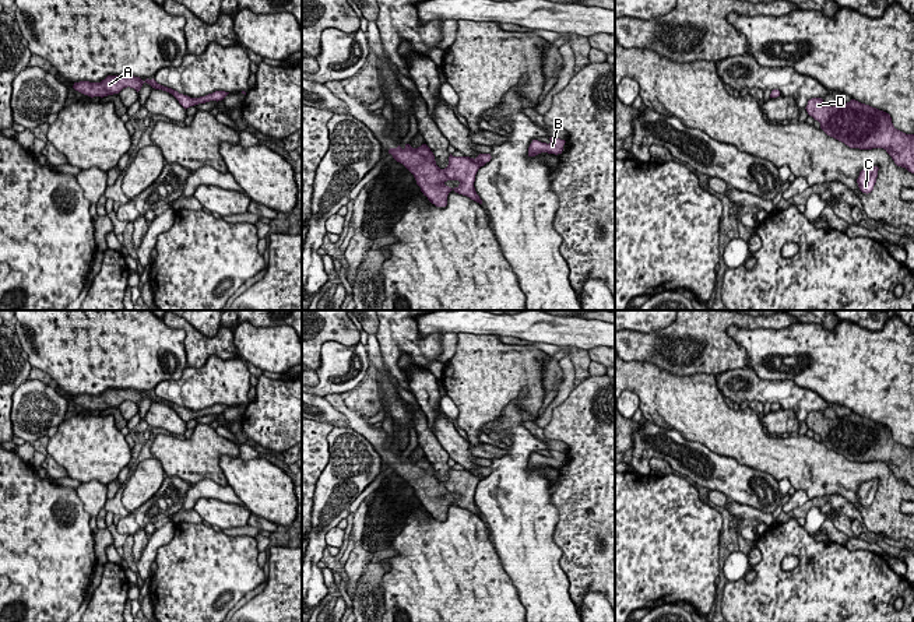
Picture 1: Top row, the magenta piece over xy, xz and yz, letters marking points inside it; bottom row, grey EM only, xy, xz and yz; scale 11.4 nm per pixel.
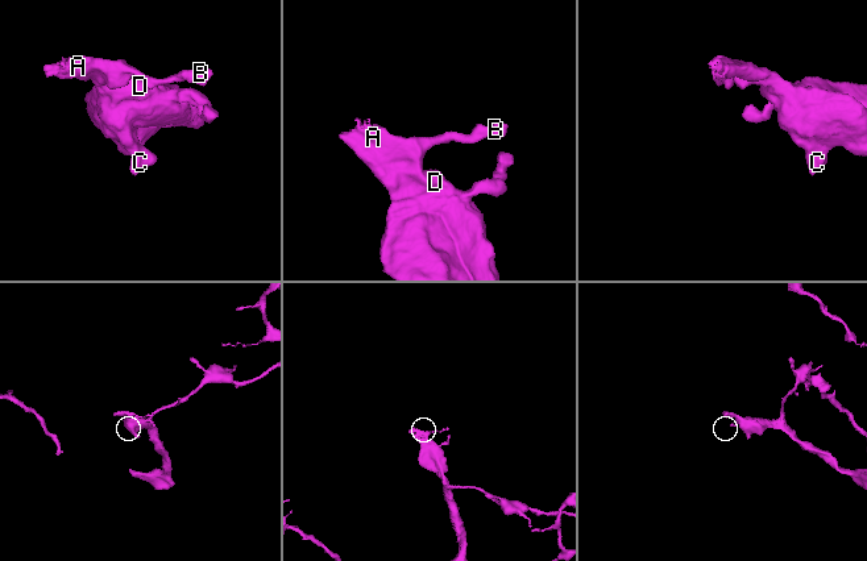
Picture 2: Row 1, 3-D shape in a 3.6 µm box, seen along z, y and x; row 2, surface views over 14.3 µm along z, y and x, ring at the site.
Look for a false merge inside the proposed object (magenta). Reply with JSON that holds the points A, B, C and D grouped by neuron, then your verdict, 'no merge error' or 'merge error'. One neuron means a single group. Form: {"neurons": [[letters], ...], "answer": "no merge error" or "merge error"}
{"neurons": [["A", "B", "C", "D"]], "answer": "no merge error"}

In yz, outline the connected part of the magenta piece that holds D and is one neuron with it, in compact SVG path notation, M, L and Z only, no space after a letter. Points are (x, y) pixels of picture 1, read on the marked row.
M812 98L805 109L827 136L850 148L883 148L897 166L914 173L914 134L897 130L889 113L855 99L829 106Z

